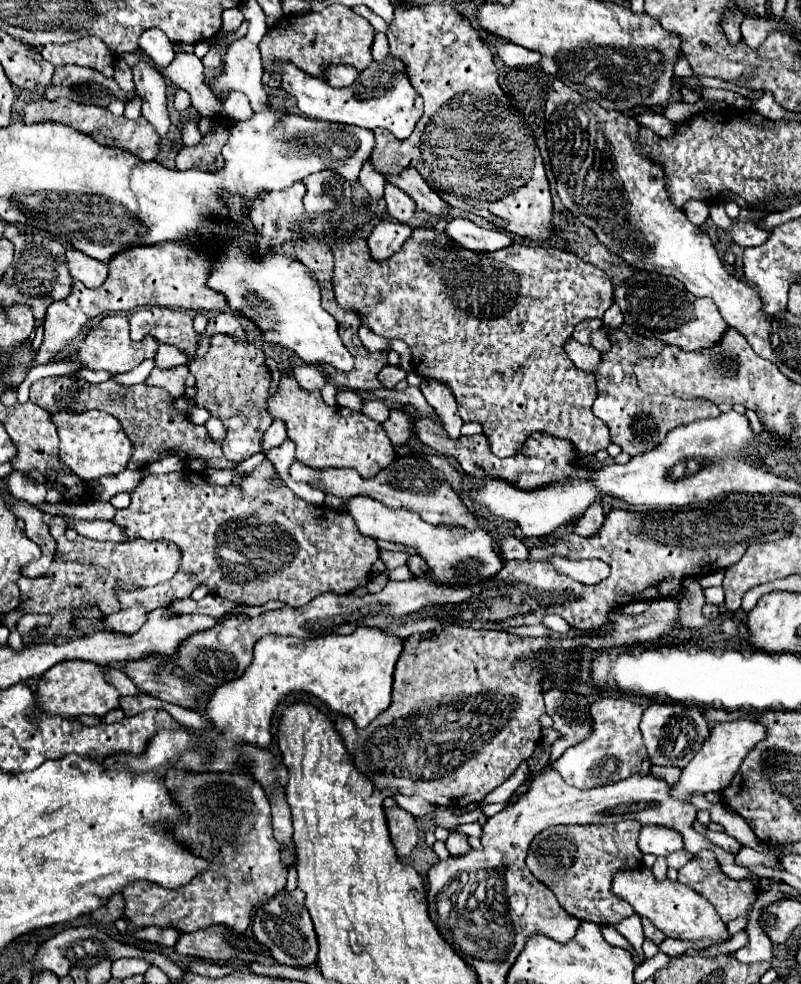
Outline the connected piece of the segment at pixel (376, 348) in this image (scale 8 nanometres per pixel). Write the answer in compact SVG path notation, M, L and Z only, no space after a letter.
M361 326L358 331L359 338L366 346L366 350L370 352L380 352L380 350L388 350L388 340L386 338L380 338L372 330L366 326Z

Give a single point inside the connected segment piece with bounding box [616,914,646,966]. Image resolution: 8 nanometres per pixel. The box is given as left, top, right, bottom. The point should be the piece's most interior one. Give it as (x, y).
(631, 928)

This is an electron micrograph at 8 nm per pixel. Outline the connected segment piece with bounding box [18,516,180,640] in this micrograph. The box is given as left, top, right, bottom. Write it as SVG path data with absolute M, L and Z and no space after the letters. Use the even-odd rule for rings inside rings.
M60 516L52 518L50 534L58 542L58 552L52 560L50 570L40 578L20 578L20 608L24 612L42 612L50 614L52 622L50 626L37 626L38 638L50 640L52 636L64 638L76 638L89 636L94 632L104 632L105 626L102 620L120 610L120 604L114 596L114 586L154 586L164 580L170 580L176 574L176 568L180 566L180 548L168 540L134 540L126 544L116 542L96 542L88 538L80 538L76 542L68 542L64 538L66 522ZM86 616L93 619L94 624L89 631L82 631L74 626L76 618Z

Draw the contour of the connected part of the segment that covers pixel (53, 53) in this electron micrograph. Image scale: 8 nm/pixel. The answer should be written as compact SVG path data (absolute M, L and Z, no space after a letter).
M84 36L74 40L74 44L46 44L42 48L42 56L54 66L78 64L94 68L108 78L114 76L114 54L96 36Z

